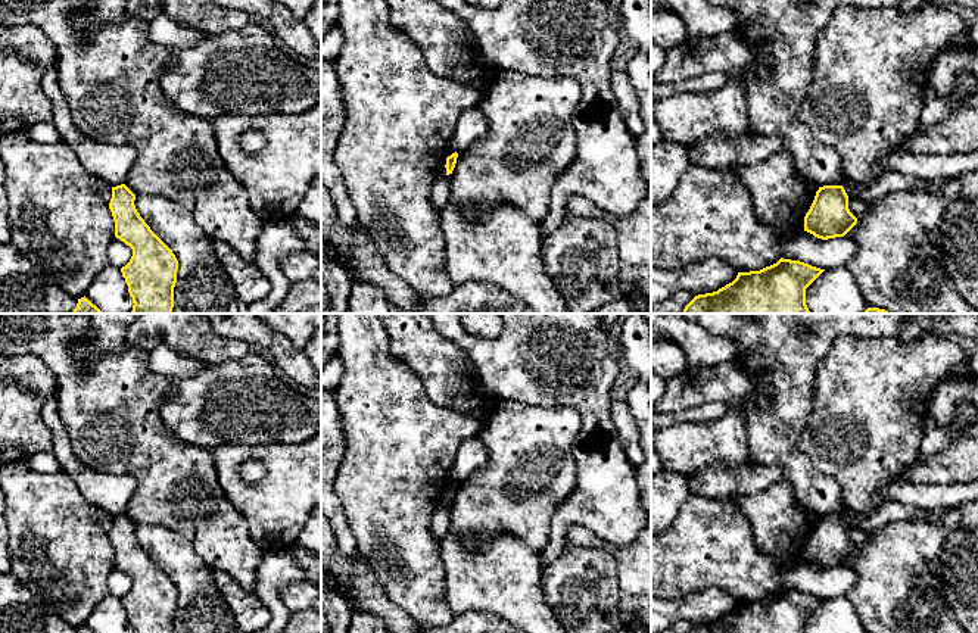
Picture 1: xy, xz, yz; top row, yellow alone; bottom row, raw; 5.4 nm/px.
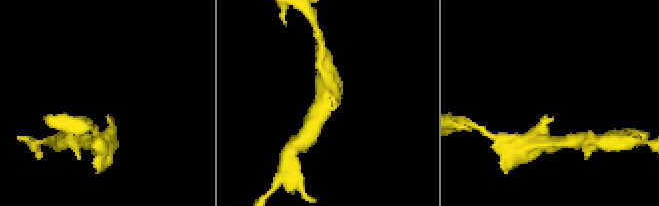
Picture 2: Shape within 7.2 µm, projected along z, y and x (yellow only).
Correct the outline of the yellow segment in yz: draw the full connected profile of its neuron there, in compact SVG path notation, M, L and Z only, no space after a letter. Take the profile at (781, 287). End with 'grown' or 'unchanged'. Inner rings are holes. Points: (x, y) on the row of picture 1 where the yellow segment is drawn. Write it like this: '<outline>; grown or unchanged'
M781 258L760 271L738 272L736 278L713 293L695 296L682 314L813 314L806 305L806 289L825 269Z; unchanged

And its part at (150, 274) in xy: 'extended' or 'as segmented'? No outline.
as segmented

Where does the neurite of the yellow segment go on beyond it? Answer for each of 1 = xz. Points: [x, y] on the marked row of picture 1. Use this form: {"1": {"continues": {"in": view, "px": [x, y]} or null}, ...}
{"1": {"continues": null}}

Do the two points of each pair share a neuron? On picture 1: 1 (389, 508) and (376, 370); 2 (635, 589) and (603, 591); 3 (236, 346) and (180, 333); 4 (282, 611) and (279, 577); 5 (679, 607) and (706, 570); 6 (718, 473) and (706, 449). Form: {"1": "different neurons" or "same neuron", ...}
{"1": "same neuron", "2": "different neurons", "3": "same neuron", "4": "same neuron", "5": "different neurons", "6": "different neurons"}

